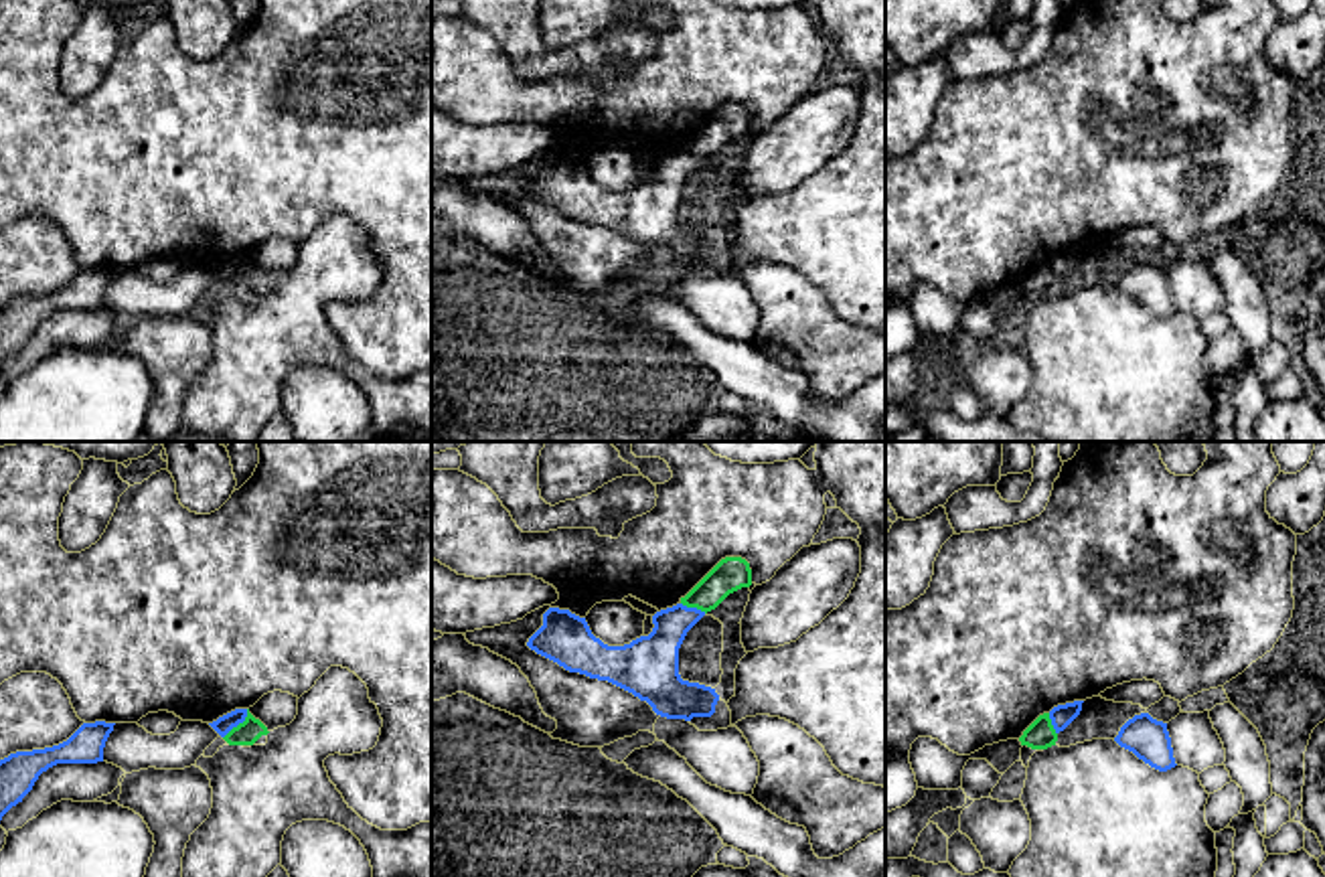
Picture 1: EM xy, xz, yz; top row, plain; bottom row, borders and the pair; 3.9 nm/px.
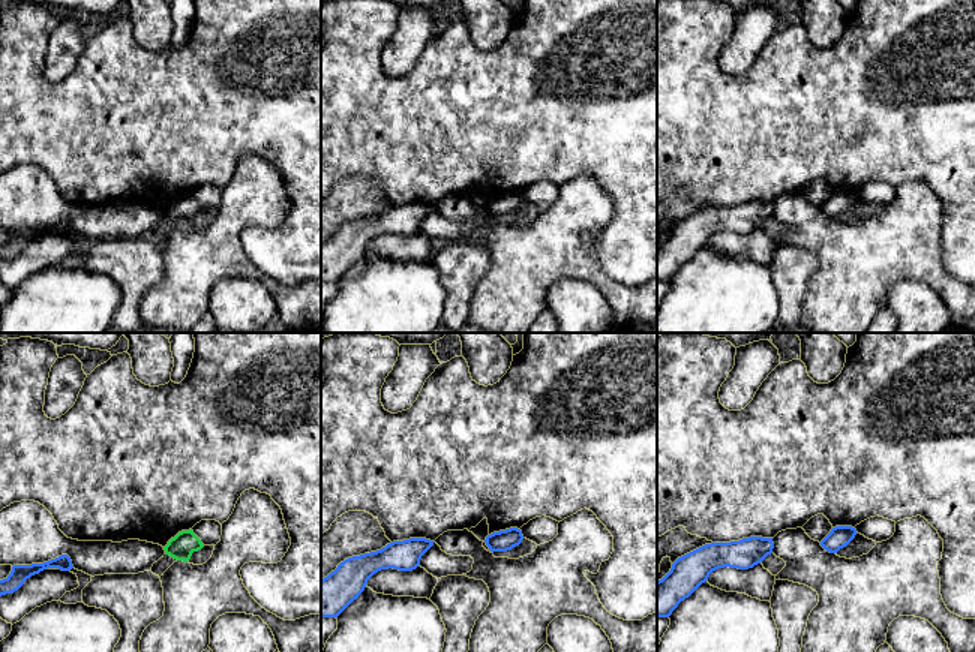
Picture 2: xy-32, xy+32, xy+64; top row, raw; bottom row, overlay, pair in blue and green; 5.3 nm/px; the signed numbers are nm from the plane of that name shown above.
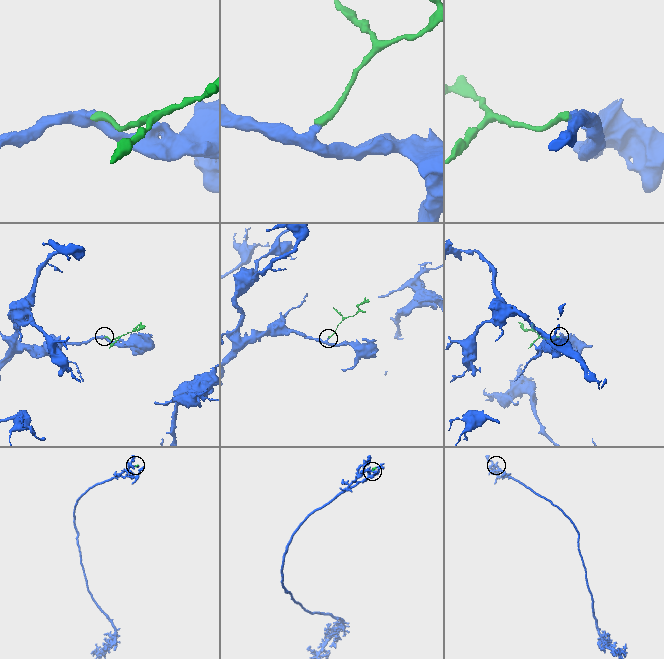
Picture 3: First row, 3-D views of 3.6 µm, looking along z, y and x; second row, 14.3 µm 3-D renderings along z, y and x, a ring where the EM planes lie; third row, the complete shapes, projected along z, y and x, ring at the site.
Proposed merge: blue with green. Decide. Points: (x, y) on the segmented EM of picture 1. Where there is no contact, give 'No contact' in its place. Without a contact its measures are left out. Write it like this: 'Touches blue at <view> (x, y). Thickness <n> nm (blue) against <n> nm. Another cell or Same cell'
Touches blue at xy (238, 724). Thickness 70 nm (blue) against 100 nm. Another cell

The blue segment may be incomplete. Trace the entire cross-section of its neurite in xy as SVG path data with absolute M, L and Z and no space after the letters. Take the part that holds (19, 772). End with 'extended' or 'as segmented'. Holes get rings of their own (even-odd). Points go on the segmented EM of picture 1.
M83 723L67 741L0 760L0 820L22 802L43 772L57 764L103 762L103 747L115 723Z; as segmented

